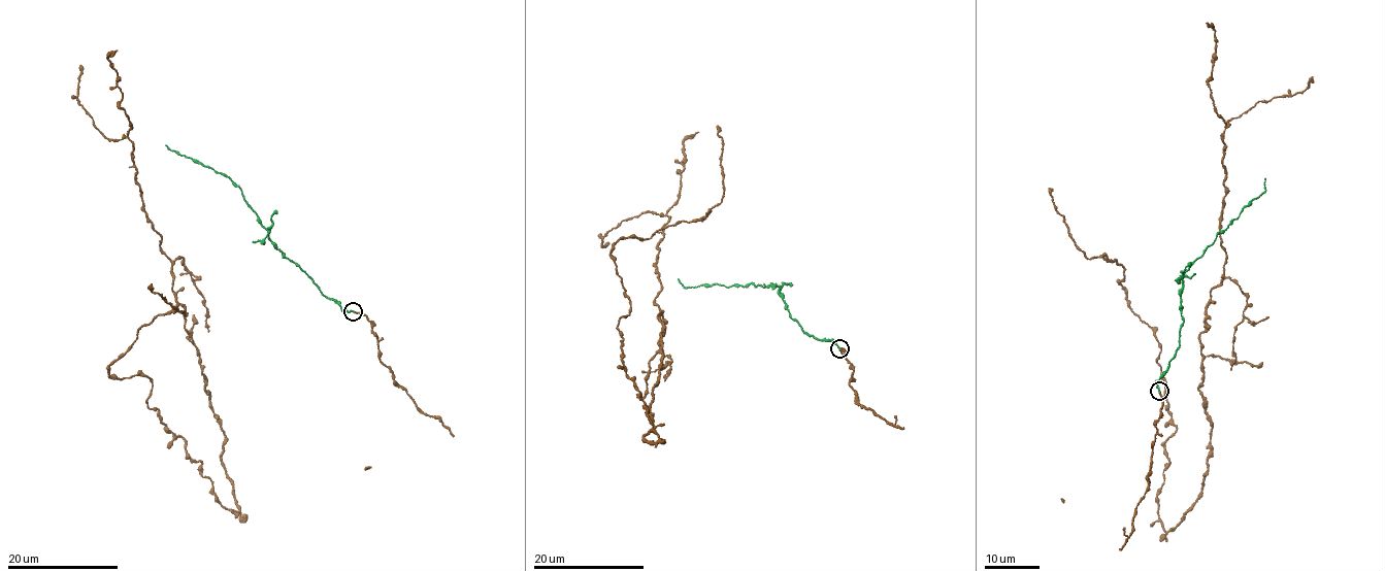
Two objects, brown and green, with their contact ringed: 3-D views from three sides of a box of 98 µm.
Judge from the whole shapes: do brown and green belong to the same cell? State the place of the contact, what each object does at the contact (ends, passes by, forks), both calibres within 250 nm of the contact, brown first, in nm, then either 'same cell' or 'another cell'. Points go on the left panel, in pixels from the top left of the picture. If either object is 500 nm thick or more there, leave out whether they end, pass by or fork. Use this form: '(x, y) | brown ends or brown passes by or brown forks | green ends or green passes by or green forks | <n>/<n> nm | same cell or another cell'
(353, 311) | brown ends | green ends | 200/200 nm | same cell

